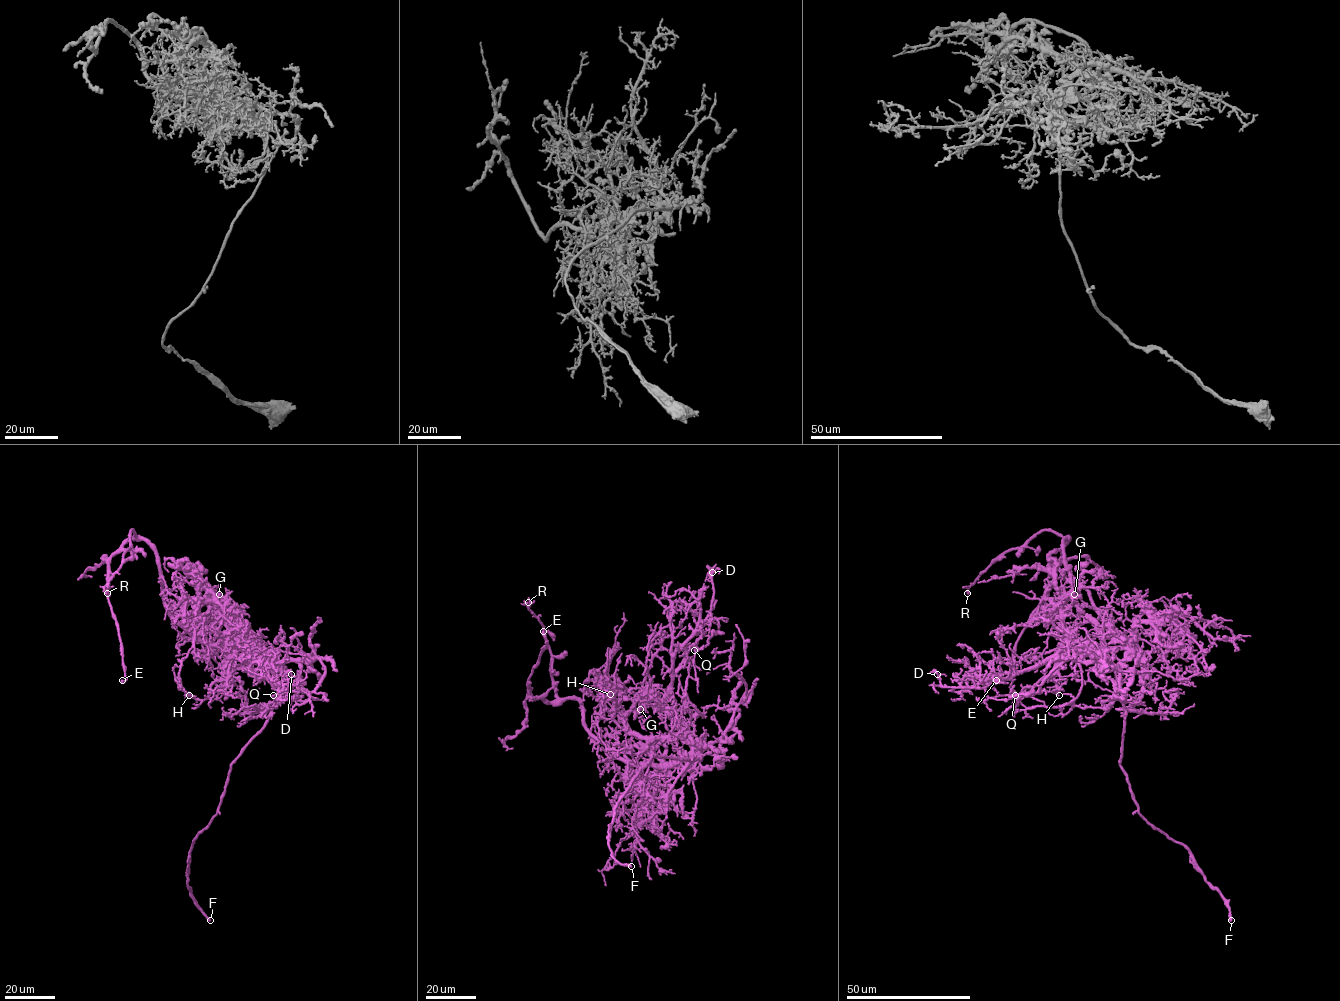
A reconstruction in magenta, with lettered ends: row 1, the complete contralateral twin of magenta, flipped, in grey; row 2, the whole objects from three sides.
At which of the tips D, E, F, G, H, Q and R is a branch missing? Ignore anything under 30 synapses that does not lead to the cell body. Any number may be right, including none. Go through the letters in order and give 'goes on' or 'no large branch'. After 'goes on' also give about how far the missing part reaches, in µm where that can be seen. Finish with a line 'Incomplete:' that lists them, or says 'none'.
D: no large branch
E: no large branch
F: goes on | 45 µm
G: no large branch
H: no large branch
Q: no large branch
R: no large branch
Incomplete: F

